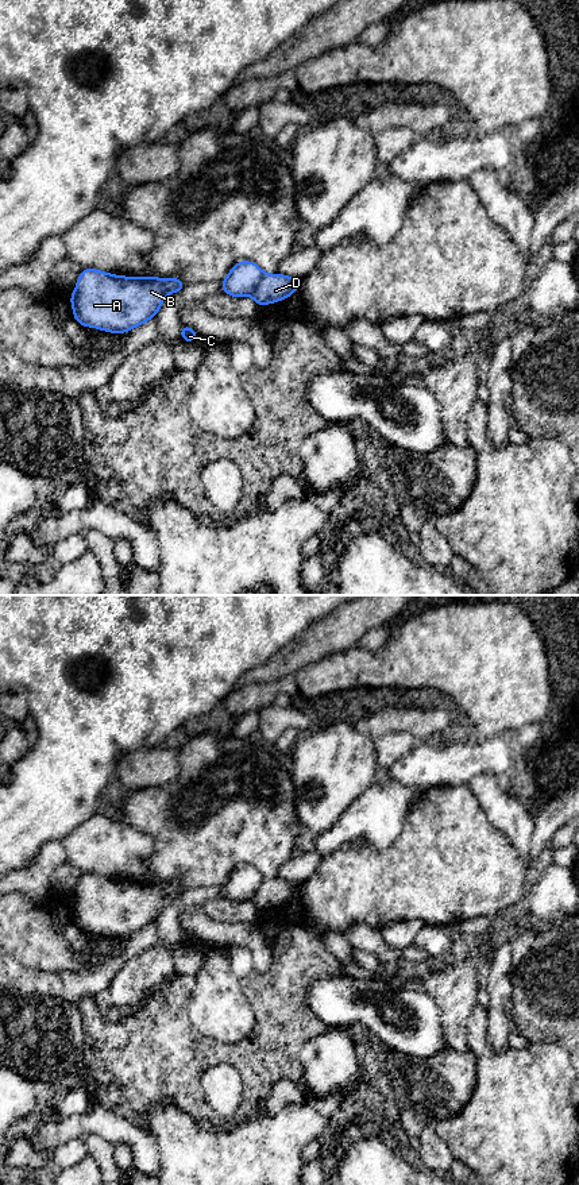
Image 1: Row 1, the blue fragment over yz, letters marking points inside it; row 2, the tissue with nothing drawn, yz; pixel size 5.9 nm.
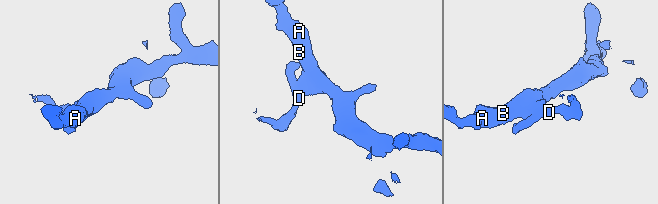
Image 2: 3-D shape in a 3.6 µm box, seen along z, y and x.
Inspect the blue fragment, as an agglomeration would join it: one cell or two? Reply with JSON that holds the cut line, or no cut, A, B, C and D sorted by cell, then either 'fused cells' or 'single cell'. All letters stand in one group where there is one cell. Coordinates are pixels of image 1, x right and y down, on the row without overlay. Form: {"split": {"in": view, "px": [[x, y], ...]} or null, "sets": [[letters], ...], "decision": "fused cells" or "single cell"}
{"split": {"in": "yz", "px": [[265, 879], [250, 899]]}, "sets": [["A", "B"], ["C", "D"]], "decision": "fused cells"}

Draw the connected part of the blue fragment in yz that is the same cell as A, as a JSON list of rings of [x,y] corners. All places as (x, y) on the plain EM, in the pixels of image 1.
[[[82,873],[70,900],[80,930],[124,938],[153,925],[170,898],[186,889],[180,883],[121,881]]]

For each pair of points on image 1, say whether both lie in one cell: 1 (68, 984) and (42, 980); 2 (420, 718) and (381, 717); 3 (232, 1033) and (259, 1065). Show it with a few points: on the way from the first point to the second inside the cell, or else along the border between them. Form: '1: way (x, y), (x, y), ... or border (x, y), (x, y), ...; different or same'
1: way (61, 984), (49, 983); same
2: way (410, 718), (390, 718); same
3: border (257, 1016), (253, 1031), (238, 1042), (209, 1038); different

